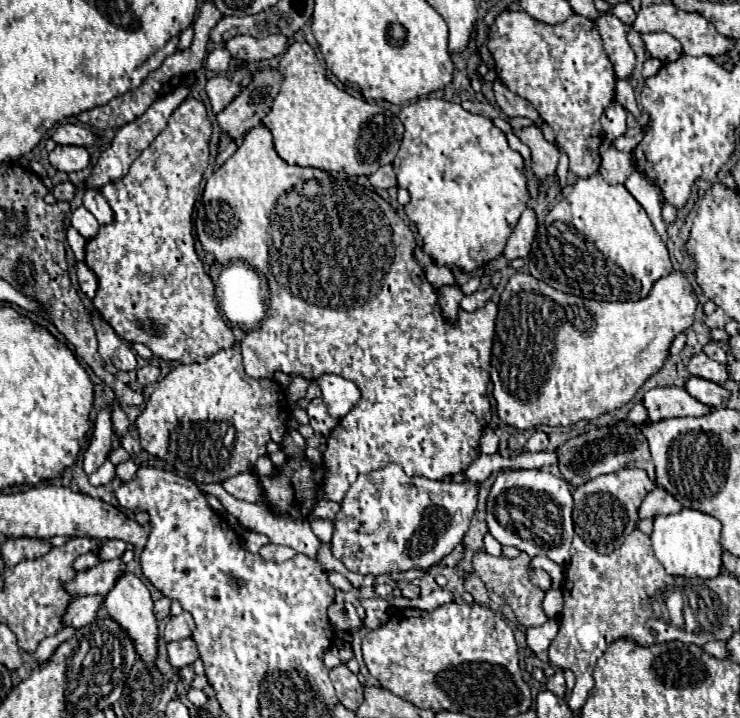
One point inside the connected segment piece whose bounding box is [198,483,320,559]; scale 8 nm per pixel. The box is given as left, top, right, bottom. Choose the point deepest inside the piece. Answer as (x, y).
(282, 529)

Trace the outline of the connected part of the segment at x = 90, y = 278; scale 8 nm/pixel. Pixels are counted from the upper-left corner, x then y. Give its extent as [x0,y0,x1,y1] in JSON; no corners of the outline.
[76,263,98,299]

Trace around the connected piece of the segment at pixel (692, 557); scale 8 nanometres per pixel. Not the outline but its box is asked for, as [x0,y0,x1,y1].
[652,509,722,579]

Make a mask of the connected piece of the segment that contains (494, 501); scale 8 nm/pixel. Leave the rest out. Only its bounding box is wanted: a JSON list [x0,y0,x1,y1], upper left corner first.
[486,469,574,565]

